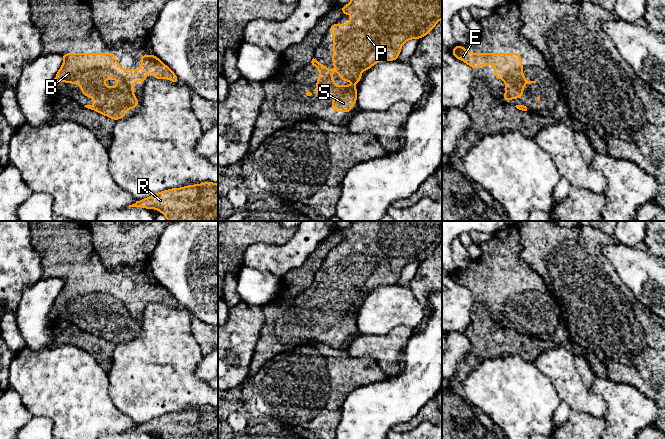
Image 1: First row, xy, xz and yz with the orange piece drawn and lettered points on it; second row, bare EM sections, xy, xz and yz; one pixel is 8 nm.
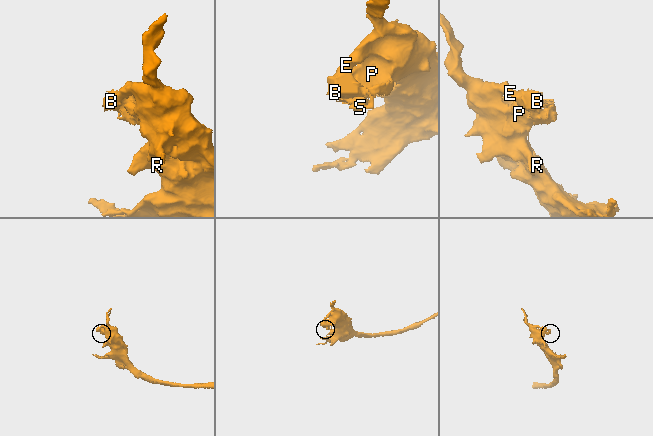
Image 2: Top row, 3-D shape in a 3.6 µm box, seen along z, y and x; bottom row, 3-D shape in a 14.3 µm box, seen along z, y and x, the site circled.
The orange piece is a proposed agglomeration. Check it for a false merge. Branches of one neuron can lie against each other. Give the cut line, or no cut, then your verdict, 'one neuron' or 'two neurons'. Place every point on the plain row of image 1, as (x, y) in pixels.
no cut; one neuron

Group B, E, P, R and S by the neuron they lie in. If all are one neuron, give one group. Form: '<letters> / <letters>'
B E P R S

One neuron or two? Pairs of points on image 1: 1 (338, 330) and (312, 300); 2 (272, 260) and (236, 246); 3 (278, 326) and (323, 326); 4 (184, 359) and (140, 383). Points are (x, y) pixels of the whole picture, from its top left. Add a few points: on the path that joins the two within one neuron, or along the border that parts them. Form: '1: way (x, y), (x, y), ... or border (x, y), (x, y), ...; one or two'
1: way (331, 323), (315, 307); one
2: border (268, 243), (252, 243), (244, 253), (242, 265); two
3: way (289, 326), (312, 326); one
4: way (173, 360), (167, 366), (160, 367), (151, 375); one

